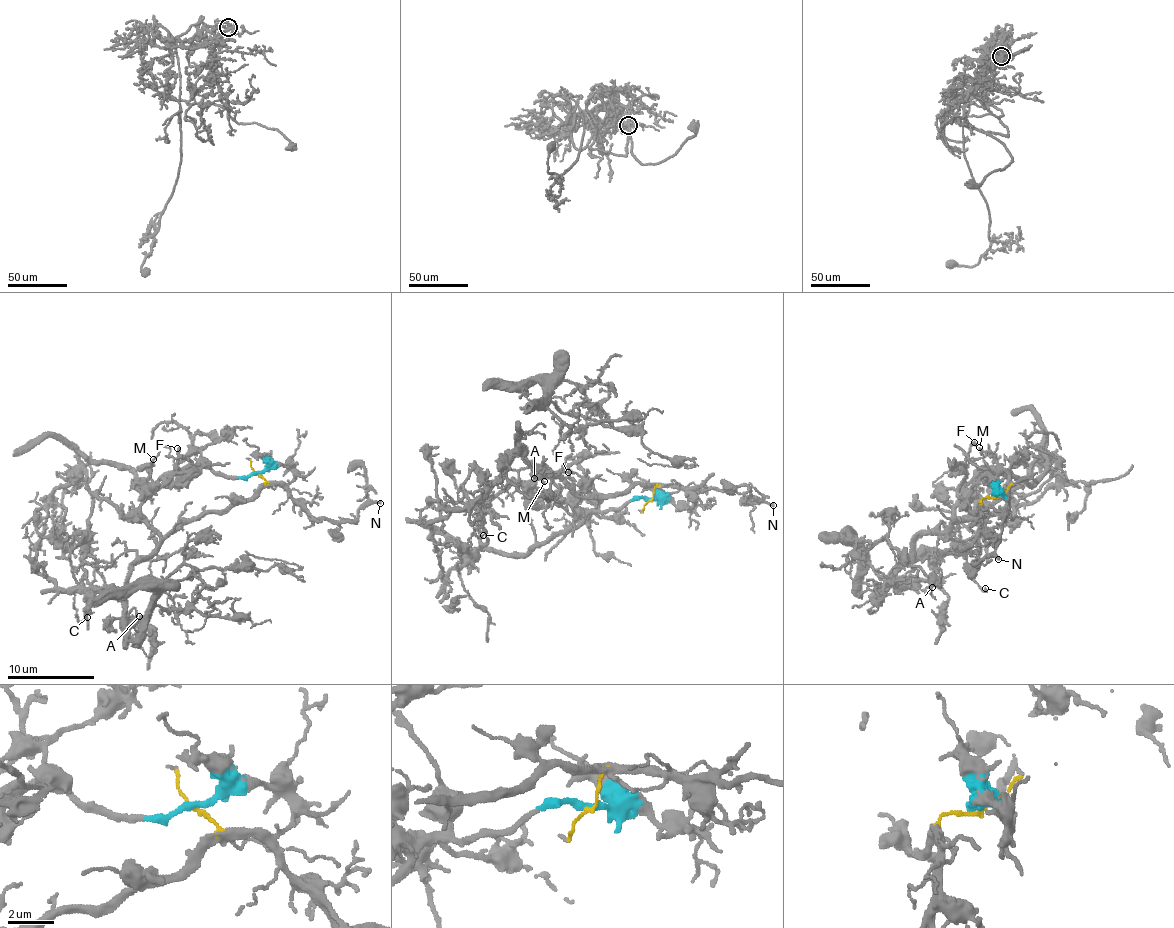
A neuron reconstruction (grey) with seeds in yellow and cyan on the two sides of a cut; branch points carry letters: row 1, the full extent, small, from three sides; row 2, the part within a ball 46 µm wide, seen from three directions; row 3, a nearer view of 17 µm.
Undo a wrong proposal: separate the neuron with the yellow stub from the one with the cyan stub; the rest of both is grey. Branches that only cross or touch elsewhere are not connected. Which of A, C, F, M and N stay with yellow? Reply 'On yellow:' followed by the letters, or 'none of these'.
On yellow: A, C, F, N

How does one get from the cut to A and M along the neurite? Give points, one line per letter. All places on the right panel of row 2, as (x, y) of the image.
A: (997, 495), (972, 510), (980, 517), (966, 516), (917, 538), (915, 554), (897, 574), (910, 588), (932, 588)
M: (997, 495), (994, 493), (1002, 488), (1010, 471), (1031, 484), (1020, 483), (1000, 471), (979, 447)

